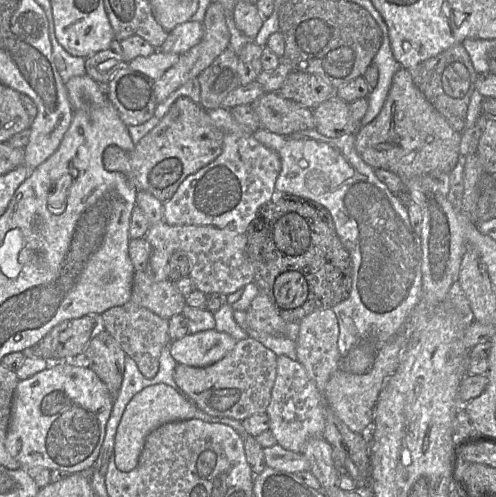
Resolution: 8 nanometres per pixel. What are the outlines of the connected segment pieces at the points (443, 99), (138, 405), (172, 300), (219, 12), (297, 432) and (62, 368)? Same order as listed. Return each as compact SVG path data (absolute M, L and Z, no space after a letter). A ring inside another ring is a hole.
M455 44L408 70L414 84L425 98L445 117L453 130L462 133L465 130L468 104L478 75L463 44Z
M163 383L148 386L135 394L127 404L116 431L114 457L117 468L122 472L136 468L146 437L163 424L195 419L195 408L176 390Z
M135 271L131 301L167 320L173 315L181 314L186 305L185 297L178 291L174 281L166 279L155 282L149 277L146 271Z
M210 3L204 17L203 28L204 34L201 41L184 54L181 54L178 62L169 68L162 77L154 81L153 91L157 104L164 101L172 92L189 80L198 77L204 69L229 47L230 34L226 24L224 9L220 3Z
M277 356L276 378L272 387L270 403L266 414L269 417L269 431L277 444L286 450L300 452L304 442L311 437L322 437L325 427L325 398L310 380L304 367L287 356Z
M68 363L49 366L27 379L19 380L12 398L5 448L20 462L20 468L43 467L69 474L88 473L99 456L113 403L108 388L89 367Z

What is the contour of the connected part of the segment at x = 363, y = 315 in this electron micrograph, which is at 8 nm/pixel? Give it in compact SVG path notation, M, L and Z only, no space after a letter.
M259 128L252 135L280 157L281 170L275 181L275 190L310 198L326 207L337 235L349 253L352 262L351 291L345 300L332 308L339 326L337 347L341 357L364 340L373 340L378 346L387 342L400 331L422 294L421 240L411 227L406 207L377 178L374 168L359 156L355 149L355 134L327 137L316 129L309 129L282 135Z

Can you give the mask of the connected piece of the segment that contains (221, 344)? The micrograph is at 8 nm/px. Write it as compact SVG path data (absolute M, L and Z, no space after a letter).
M204 330L171 341L170 353L178 364L203 368L224 358L236 343L227 333Z

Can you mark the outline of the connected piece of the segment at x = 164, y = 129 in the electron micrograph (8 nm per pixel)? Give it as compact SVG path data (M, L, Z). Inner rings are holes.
M187 97L177 99L159 123L146 134L134 150L127 152L116 145L105 148L103 164L107 171L123 173L138 191L147 191L161 202L170 200L184 179L215 160L223 150L223 133L211 120L208 111Z

